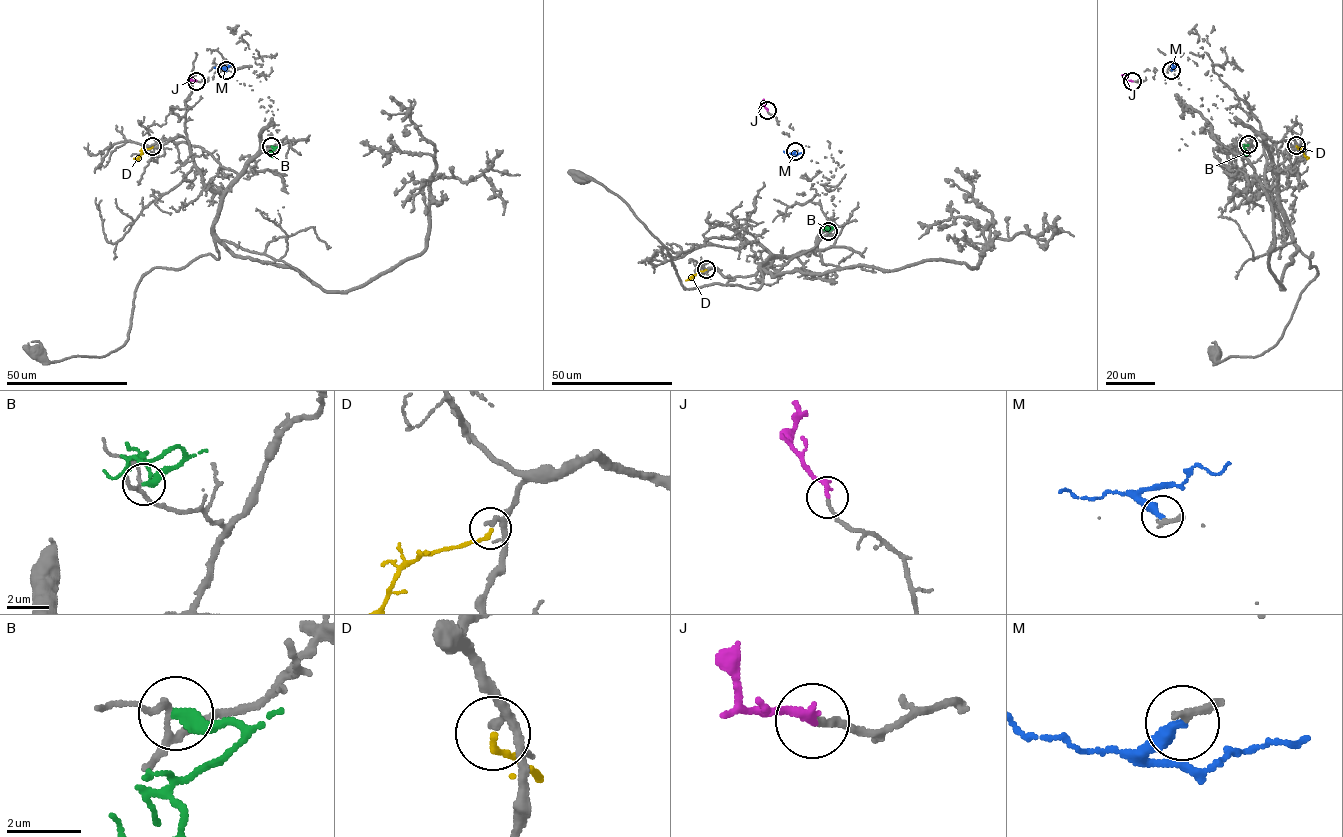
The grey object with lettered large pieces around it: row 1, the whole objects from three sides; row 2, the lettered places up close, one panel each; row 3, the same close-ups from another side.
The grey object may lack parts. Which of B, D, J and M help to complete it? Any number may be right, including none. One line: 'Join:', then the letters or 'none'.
Join: D, J, M

